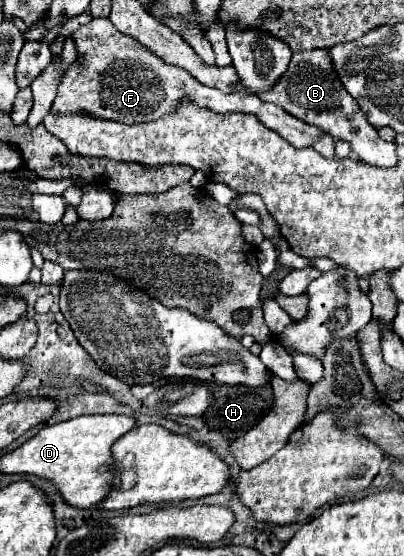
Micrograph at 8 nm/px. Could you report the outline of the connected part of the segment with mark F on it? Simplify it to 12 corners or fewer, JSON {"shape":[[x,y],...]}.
{"shape":[[111,25],[73,33],[53,113],[153,121],[181,97],[249,113],[293,147],[323,131],[253,93],[221,93]]}

